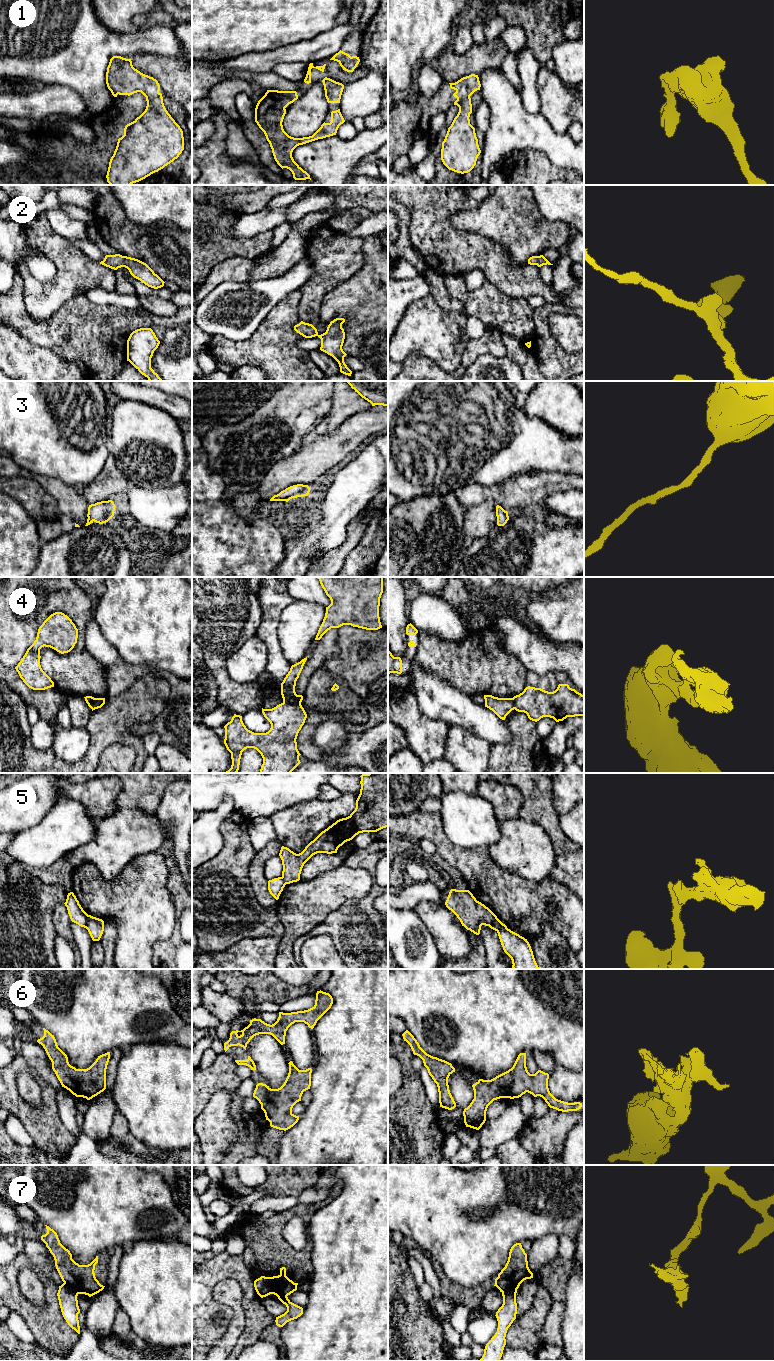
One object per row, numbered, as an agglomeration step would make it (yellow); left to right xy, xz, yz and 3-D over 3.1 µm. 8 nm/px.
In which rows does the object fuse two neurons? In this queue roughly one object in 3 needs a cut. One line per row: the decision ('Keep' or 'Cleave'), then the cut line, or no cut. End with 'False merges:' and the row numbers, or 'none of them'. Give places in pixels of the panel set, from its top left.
1: Keep. No split
2: Keep. No split
3: Keep. No split
4: Cleave. Split along xz (283, 701), (300, 704)
5: Cleave. Split along yz (493, 914), (496, 930)
6: Keep. No split
7: Cleave. Split along xz (266, 1277), (271, 1293)
False merges: 4, 5, 7

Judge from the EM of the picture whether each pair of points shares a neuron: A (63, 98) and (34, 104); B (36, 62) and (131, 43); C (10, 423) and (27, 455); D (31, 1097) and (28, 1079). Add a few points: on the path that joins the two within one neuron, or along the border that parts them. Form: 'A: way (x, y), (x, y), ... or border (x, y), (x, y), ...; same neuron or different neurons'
A: way (56, 99), (50, 99), (41, 103); same neuron
B: way (60, 51), (69, 47), (107, 44); same neuron
C: way (18, 431), (27, 440), (27, 447); same neuron
D: way (31, 1093), (28, 1083); same neuron

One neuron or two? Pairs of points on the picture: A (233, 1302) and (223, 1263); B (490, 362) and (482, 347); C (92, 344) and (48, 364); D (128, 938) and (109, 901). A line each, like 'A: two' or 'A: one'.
A: two
B: two
C: two
D: one

